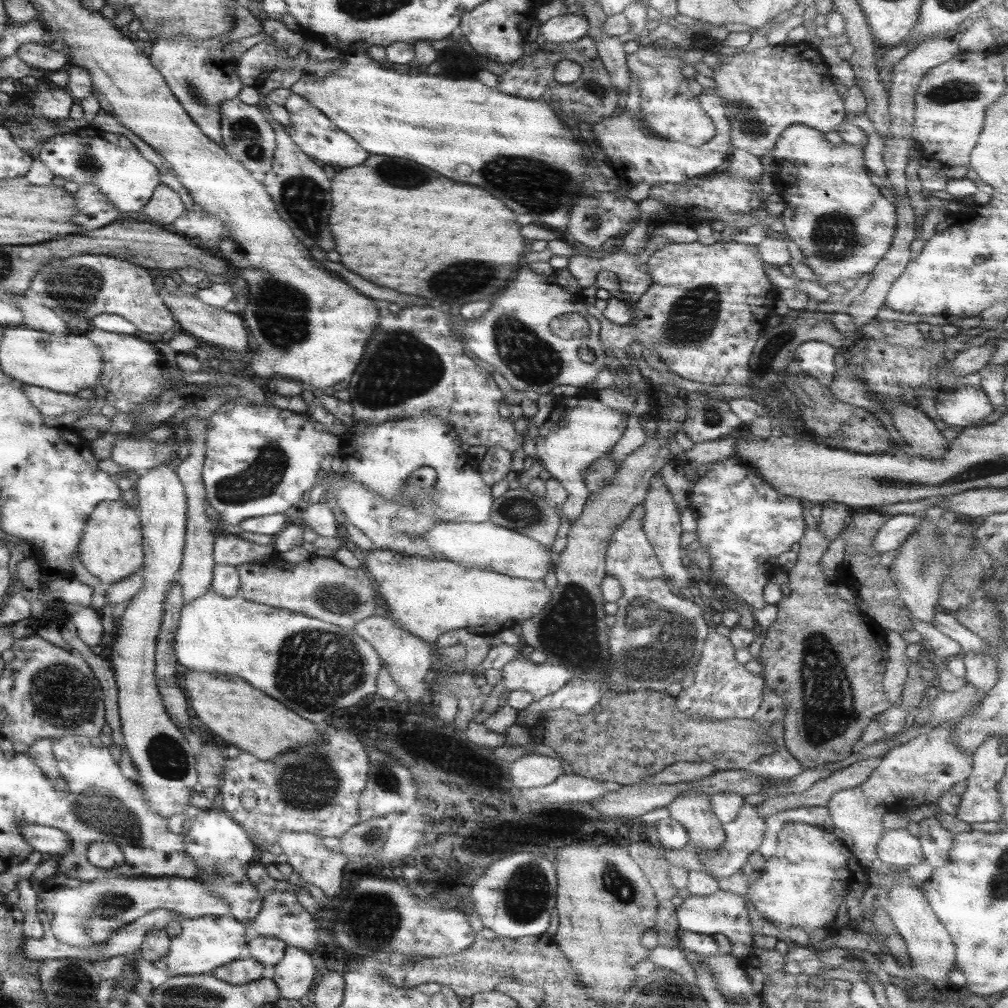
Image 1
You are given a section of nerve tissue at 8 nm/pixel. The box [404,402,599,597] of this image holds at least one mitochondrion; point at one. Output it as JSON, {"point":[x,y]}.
{"point":[520,511]}

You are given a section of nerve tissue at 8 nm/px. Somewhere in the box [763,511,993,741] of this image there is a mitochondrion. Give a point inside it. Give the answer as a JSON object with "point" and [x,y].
{"point":[924,562]}

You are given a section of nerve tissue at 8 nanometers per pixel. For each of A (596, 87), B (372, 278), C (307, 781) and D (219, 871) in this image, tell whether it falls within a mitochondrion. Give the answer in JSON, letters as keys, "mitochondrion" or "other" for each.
{"A":"mitochondrion","B":"other","C":"mitochondrion","D":"mitochondrion"}

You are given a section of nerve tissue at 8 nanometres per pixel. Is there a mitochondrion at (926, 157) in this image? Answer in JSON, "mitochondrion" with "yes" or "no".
{"mitochondrion":"no"}

